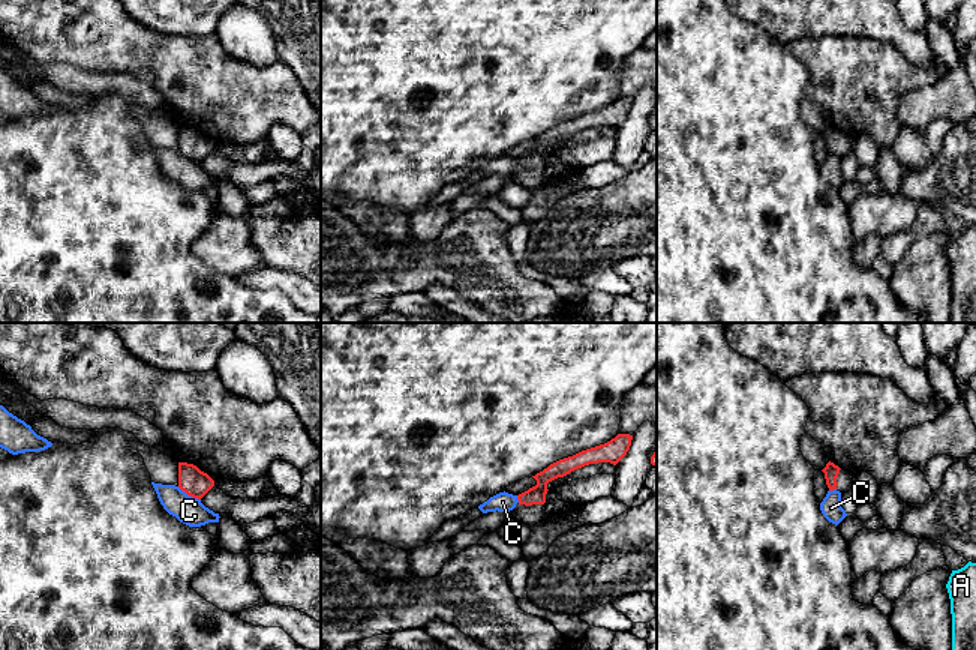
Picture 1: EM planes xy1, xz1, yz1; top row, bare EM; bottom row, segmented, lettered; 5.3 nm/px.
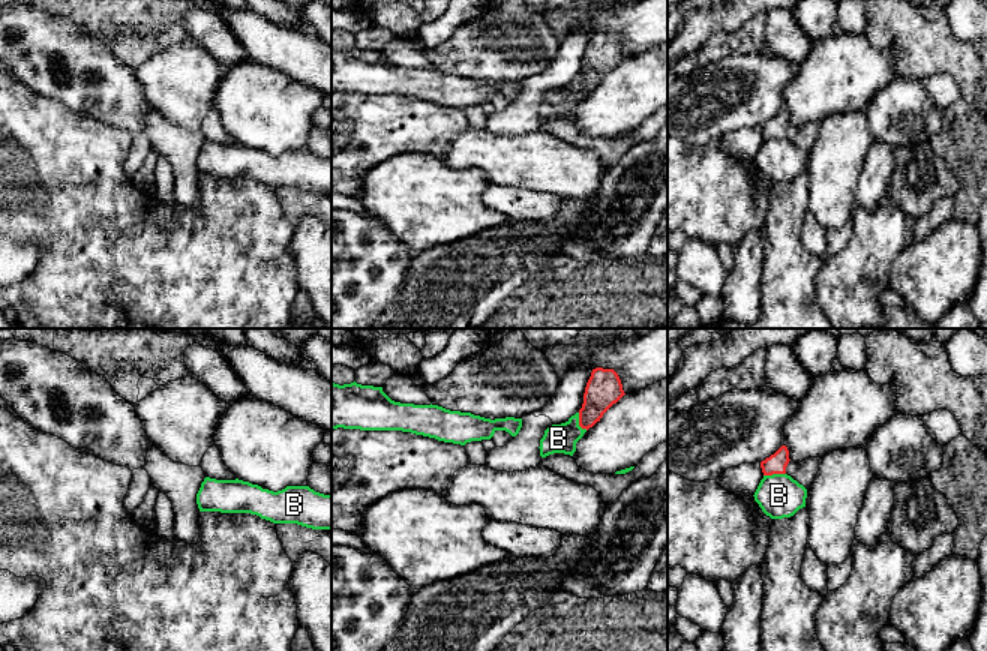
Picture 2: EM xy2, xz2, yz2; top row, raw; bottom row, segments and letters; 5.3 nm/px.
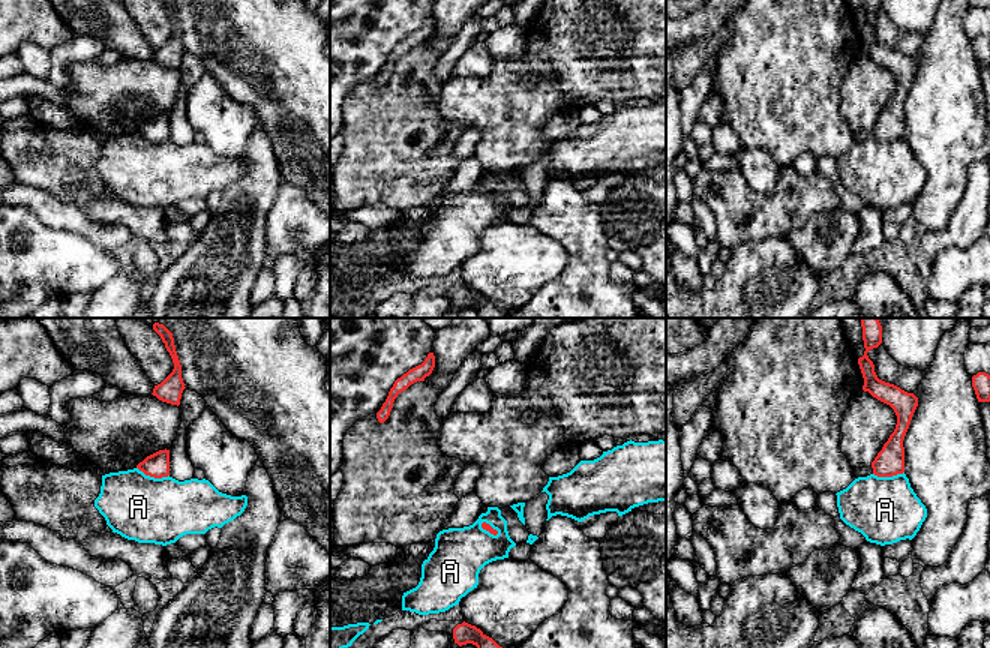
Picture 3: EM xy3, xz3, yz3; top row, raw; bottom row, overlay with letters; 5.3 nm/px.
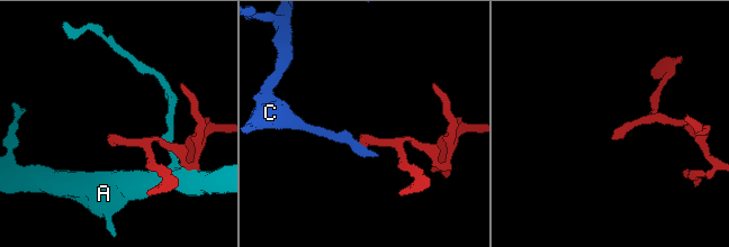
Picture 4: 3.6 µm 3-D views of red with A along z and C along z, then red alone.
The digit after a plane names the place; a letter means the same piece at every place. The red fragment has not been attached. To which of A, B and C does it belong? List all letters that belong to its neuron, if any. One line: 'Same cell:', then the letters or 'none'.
Same cell: none

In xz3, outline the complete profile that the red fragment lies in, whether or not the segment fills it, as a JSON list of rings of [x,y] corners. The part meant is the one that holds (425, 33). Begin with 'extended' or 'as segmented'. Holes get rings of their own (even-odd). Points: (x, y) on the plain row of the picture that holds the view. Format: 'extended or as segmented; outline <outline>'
as segmented; outline [[[429,16],[422,28],[410,33],[406,38],[398,42],[393,51],[390,52],[388,60],[382,68],[381,74],[376,76],[378,86],[384,87],[388,82],[390,75],[393,72],[393,66],[399,57],[402,57],[417,45],[424,45],[424,42],[432,38],[434,32],[435,32],[435,20],[434,16]]]

